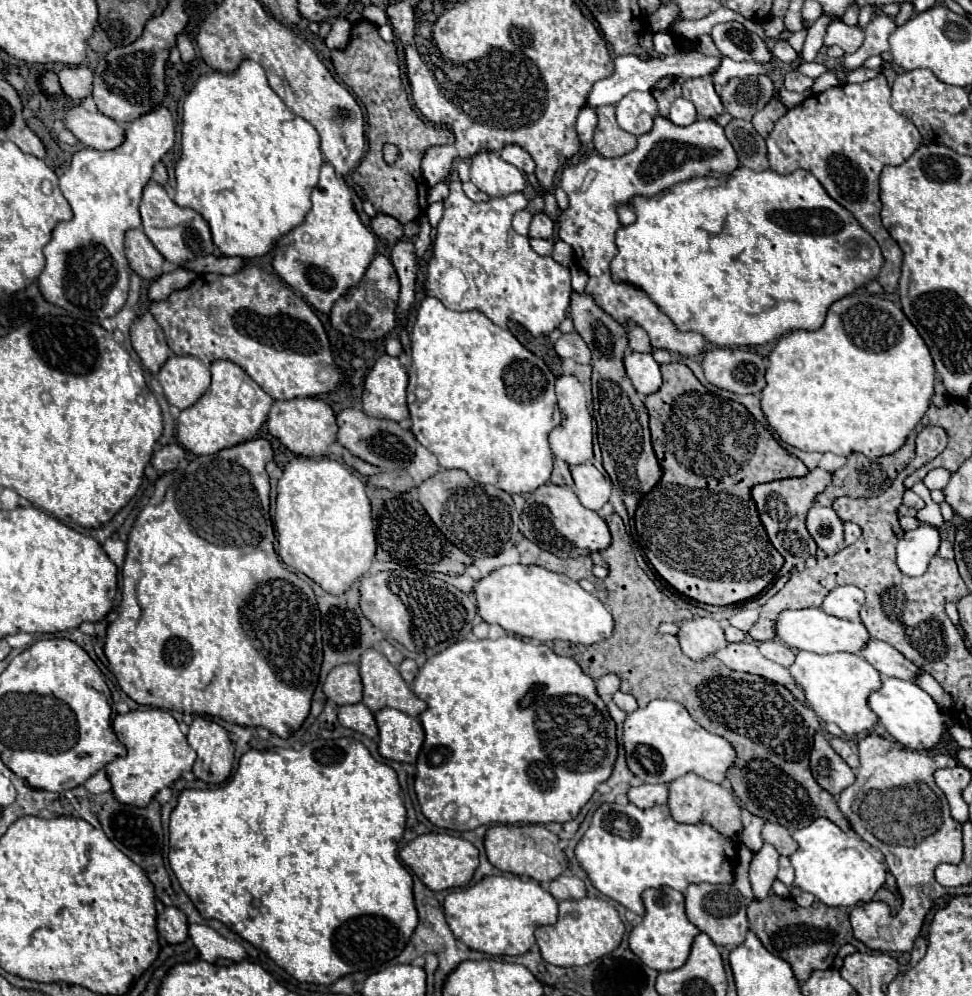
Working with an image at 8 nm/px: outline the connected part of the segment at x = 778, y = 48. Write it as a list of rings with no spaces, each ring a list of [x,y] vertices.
[[[776,40],[774,48],[772,48],[772,54],[782,62],[794,62],[794,50],[786,40]]]

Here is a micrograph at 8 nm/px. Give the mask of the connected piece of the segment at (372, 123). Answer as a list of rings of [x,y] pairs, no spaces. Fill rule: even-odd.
[[[360,20],[352,26],[350,44],[344,50],[332,50],[332,64],[342,82],[352,88],[368,112],[368,154],[352,172],[354,184],[364,190],[366,200],[372,202],[378,214],[394,216],[402,224],[416,220],[428,208],[428,184],[420,170],[424,150],[436,144],[454,144],[452,130],[426,124],[414,112],[402,84],[396,42],[384,42],[372,22]],[[386,142],[400,148],[400,158],[392,166],[388,166],[382,158],[382,146]]]

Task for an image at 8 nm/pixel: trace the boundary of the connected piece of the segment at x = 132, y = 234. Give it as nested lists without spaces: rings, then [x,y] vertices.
[[[132,228],[126,232],[126,258],[130,268],[146,280],[154,280],[162,274],[164,256],[154,248],[142,228]]]

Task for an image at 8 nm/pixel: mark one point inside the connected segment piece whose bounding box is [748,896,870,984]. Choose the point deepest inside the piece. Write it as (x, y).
(807, 938)

